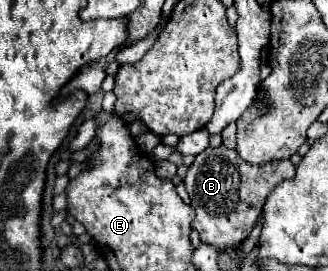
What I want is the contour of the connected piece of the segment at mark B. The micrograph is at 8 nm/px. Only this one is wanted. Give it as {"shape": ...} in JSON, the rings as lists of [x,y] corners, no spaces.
{"shape":[[[226,146],[206,148],[194,158],[184,178],[192,206],[196,210],[192,228],[198,230],[200,240],[204,244],[210,244],[218,250],[234,248],[256,226],[256,220],[262,212],[262,204],[270,194],[270,190],[278,186],[282,180],[294,178],[294,174],[296,166],[290,160],[274,160],[262,166],[262,164],[248,164],[238,156],[234,148],[232,150]]]}

